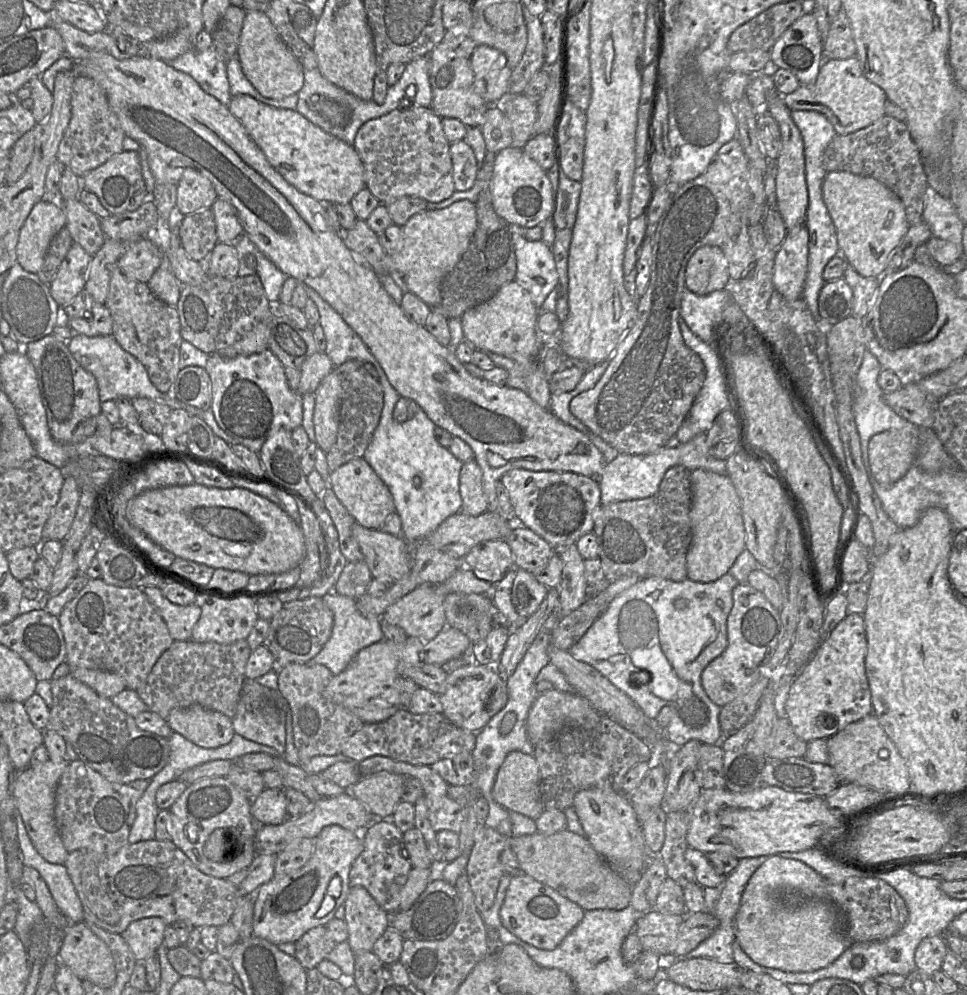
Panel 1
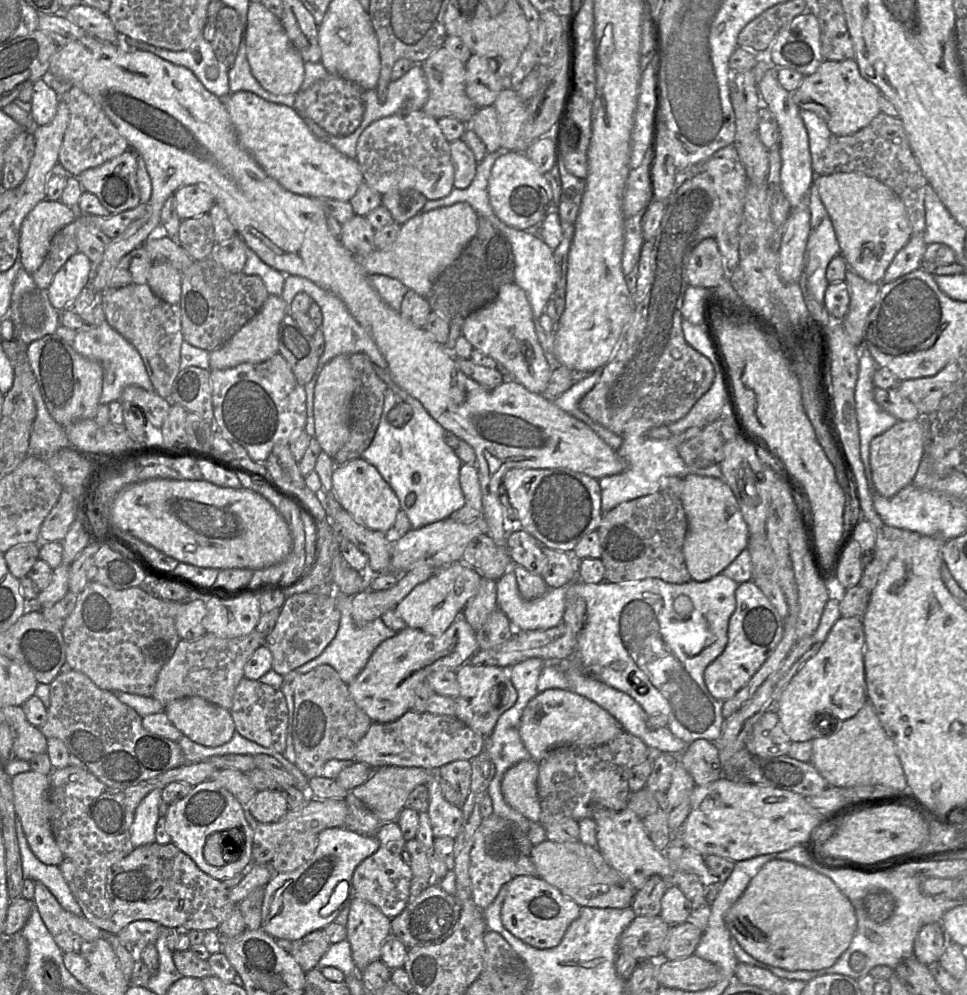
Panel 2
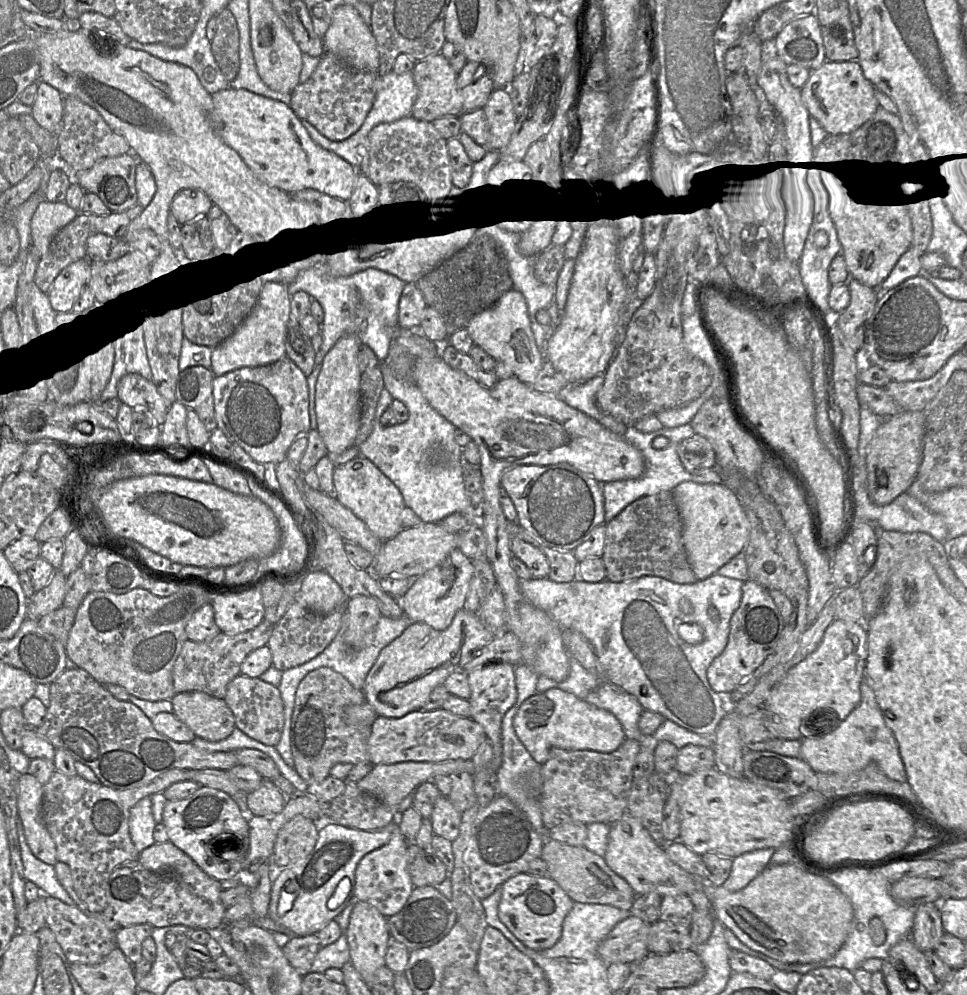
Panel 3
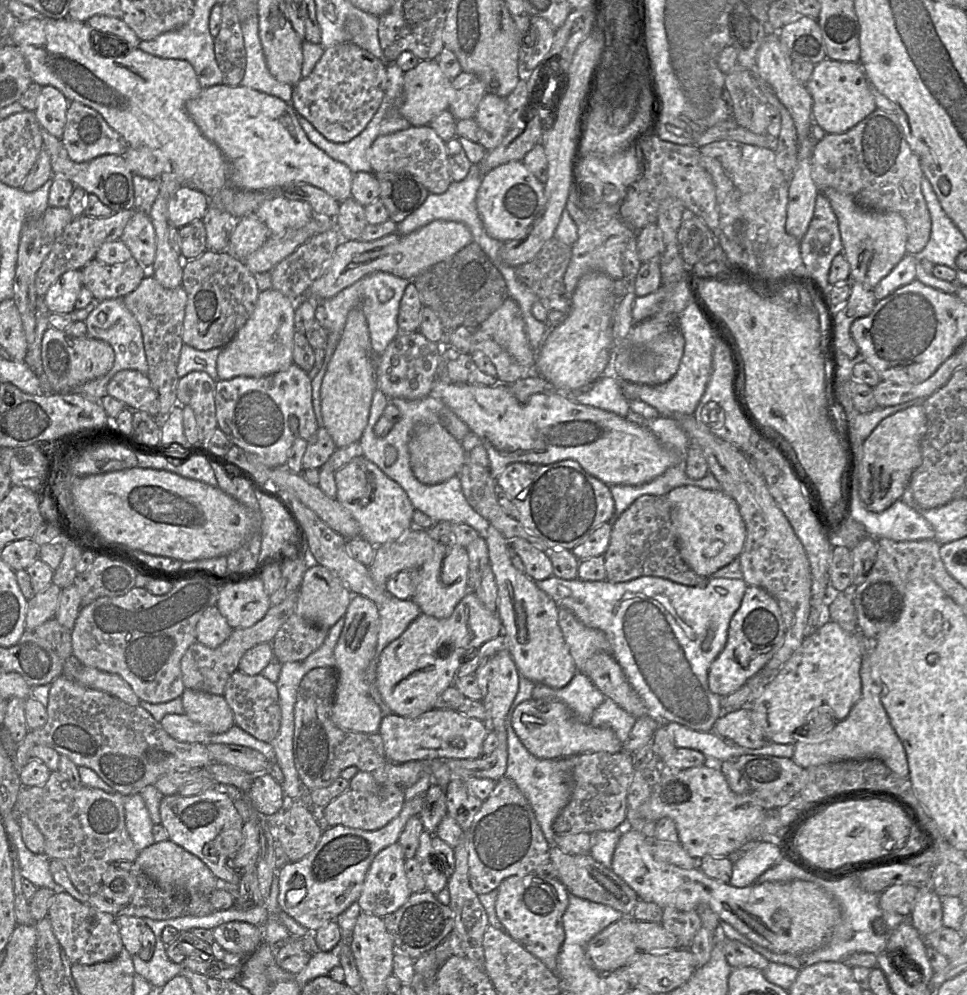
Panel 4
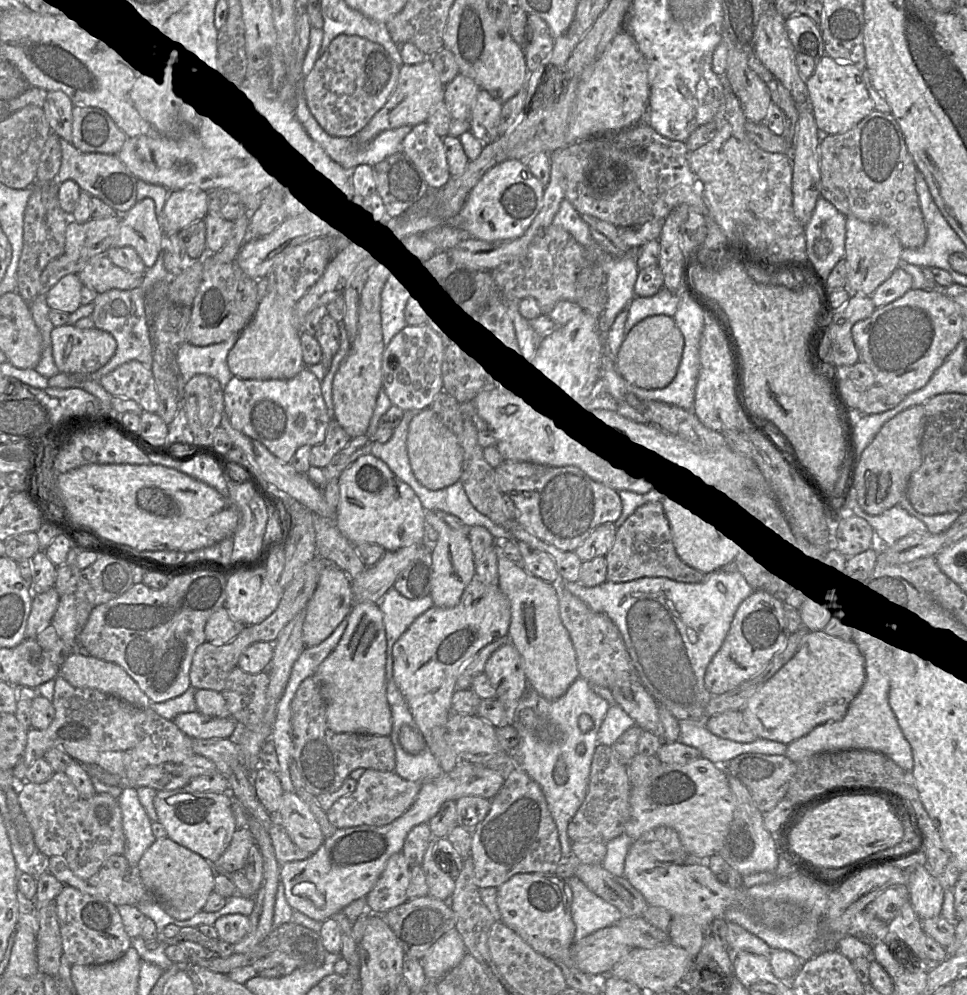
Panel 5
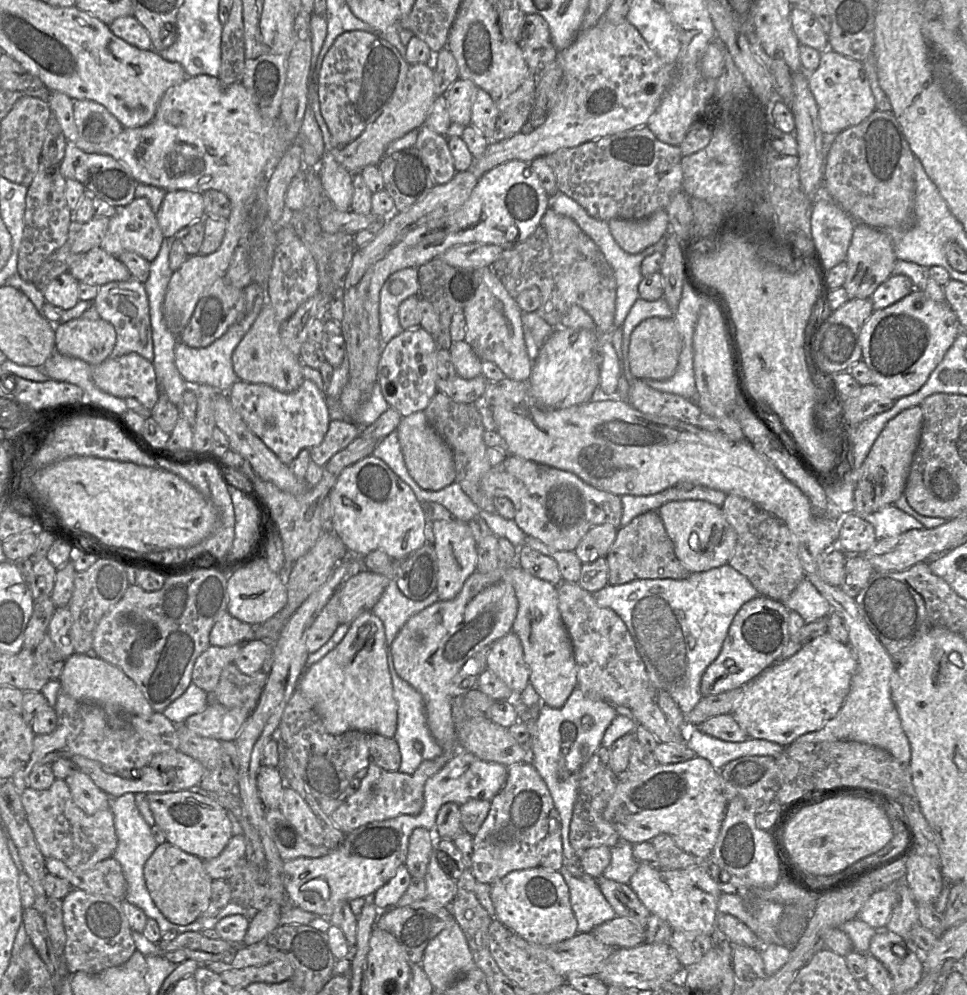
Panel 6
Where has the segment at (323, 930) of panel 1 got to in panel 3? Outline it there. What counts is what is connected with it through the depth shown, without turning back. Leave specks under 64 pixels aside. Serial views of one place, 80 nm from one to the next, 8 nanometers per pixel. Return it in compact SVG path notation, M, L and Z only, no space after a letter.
M316 934L291 936L282 951L290 965L303 977L310 973L321 944Z

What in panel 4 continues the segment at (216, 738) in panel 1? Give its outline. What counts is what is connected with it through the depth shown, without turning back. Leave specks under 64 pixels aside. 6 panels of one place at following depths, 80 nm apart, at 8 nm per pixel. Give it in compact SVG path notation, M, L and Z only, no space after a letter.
M185 689L182 696L184 714L193 722L201 725L212 734L223 734L235 725L234 714L223 695L214 695L204 691Z

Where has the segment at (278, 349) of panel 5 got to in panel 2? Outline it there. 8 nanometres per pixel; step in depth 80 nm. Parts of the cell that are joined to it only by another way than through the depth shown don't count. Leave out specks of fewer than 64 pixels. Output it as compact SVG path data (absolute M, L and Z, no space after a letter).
M269 295L259 312L246 323L228 342L220 348L210 352L210 370L224 370L235 367L242 363L261 363L275 354L278 354L279 341L278 333L281 323L288 316L288 305L281 296Z

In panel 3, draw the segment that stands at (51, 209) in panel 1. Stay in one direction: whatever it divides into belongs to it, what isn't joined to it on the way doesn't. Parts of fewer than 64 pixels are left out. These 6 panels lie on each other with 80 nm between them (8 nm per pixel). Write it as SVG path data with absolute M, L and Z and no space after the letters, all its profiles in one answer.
M43 200L31 219L31 247L44 256L53 237L78 215L65 202Z

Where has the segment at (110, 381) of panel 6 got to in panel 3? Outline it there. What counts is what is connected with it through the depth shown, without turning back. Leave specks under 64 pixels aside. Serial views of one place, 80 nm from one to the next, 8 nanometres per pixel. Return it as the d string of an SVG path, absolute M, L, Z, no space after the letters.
M127 374L120 379L117 399L132 409L146 409L159 427L164 423L170 407L154 383L138 374Z

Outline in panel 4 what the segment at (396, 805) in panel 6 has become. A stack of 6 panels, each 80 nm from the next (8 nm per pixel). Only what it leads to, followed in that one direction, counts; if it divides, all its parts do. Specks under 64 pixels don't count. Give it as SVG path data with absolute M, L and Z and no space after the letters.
M359 771L349 780L349 788L321 810L327 826L342 825L355 829L375 831L392 821L405 804L404 789L394 784L379 784L369 772Z

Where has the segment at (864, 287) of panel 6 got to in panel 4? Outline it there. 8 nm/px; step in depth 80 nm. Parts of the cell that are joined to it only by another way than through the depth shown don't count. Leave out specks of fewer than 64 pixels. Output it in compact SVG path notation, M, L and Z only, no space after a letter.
M833 188L822 194L828 199L838 220L843 255L850 267L850 282L859 282L874 289L907 254L907 226L897 212L880 212L865 208L849 195Z

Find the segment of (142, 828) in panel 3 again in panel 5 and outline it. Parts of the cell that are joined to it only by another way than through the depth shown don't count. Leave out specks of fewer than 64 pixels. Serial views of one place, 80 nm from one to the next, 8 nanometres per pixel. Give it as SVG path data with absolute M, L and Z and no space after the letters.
M122 789L117 800L125 835L123 856L132 868L138 868L143 853L156 841L152 832L152 822L138 799L136 789Z

